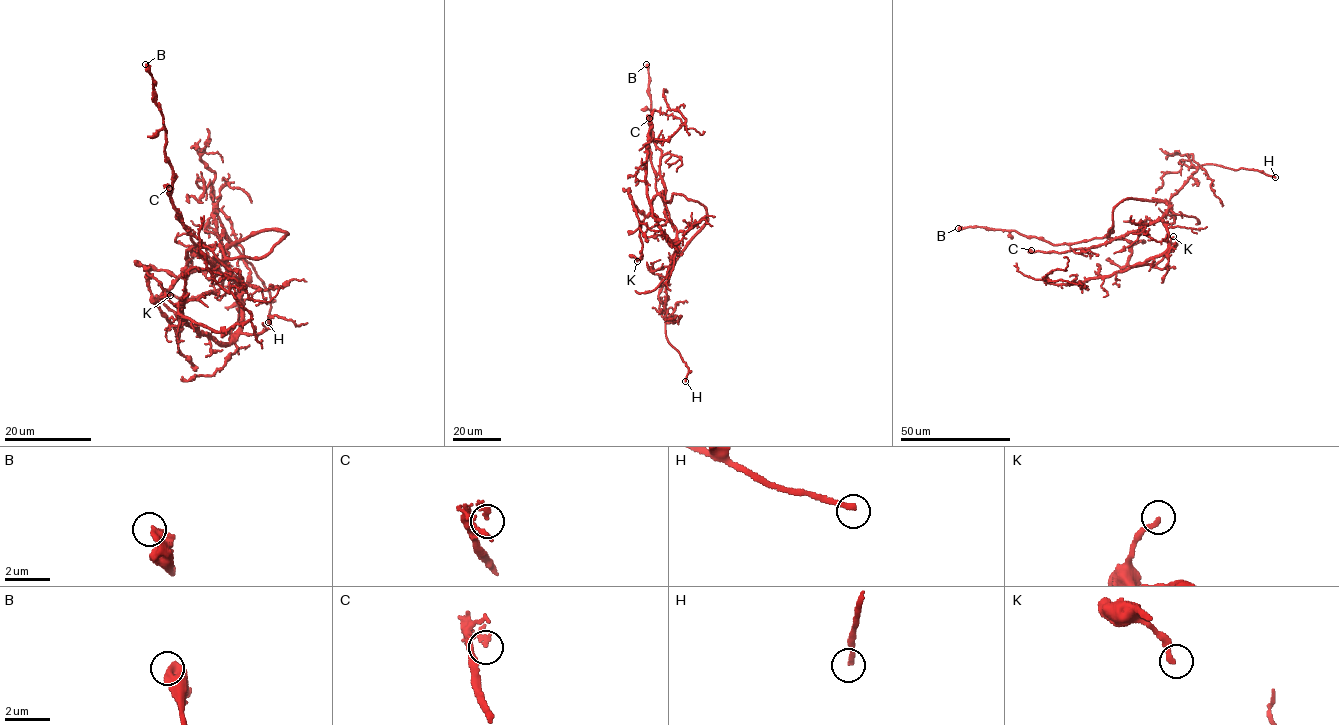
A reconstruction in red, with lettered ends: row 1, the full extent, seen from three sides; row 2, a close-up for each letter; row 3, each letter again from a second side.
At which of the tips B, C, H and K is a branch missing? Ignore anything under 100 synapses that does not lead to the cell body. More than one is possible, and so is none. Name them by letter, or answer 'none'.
H

